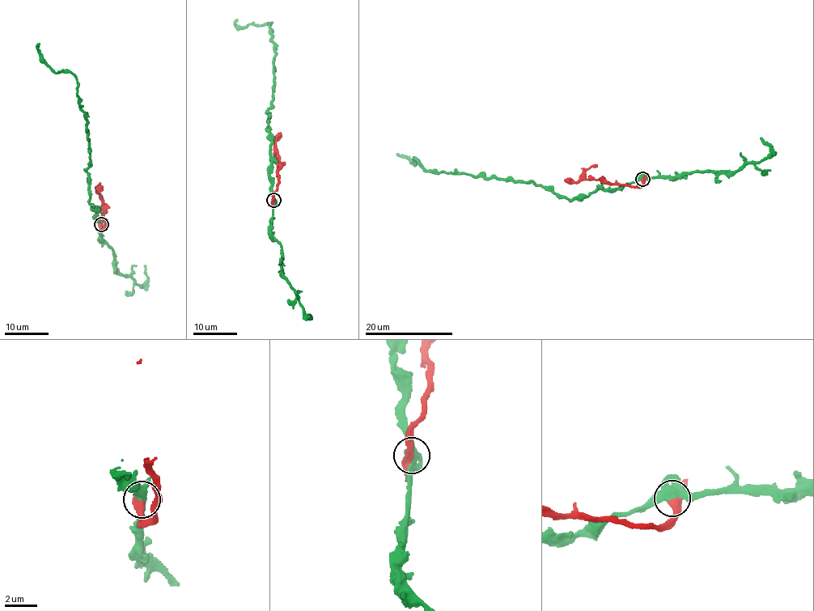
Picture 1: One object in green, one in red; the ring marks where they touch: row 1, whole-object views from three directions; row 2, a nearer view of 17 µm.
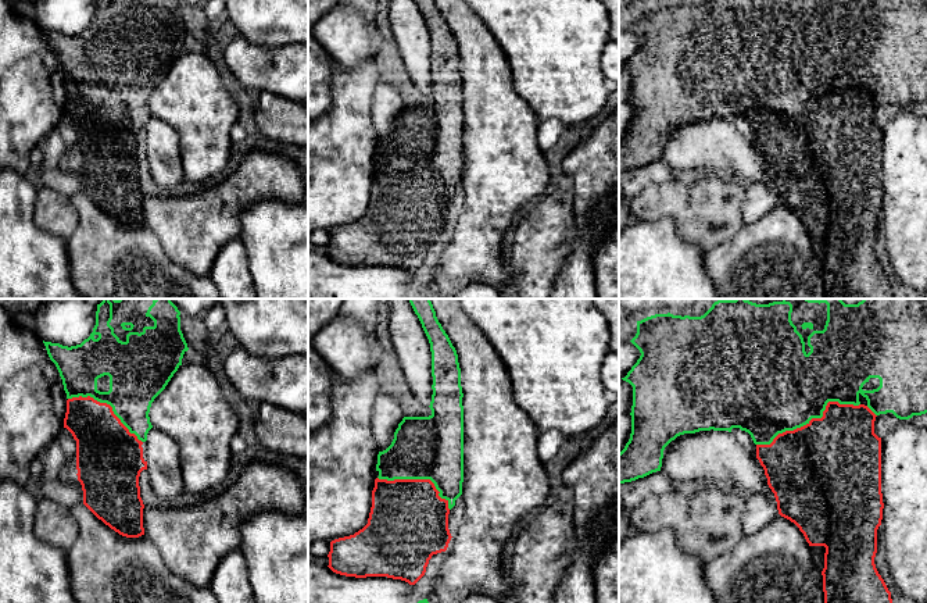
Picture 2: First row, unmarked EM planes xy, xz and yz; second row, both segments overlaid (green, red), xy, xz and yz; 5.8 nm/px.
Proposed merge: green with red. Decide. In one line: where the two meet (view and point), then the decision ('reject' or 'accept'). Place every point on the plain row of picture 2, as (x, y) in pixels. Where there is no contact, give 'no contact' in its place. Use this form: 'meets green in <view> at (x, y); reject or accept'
meets green in yz at (811, 107); reject

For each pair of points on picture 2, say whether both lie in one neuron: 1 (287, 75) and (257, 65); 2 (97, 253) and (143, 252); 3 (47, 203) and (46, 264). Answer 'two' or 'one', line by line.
1: one
2: one
3: two

